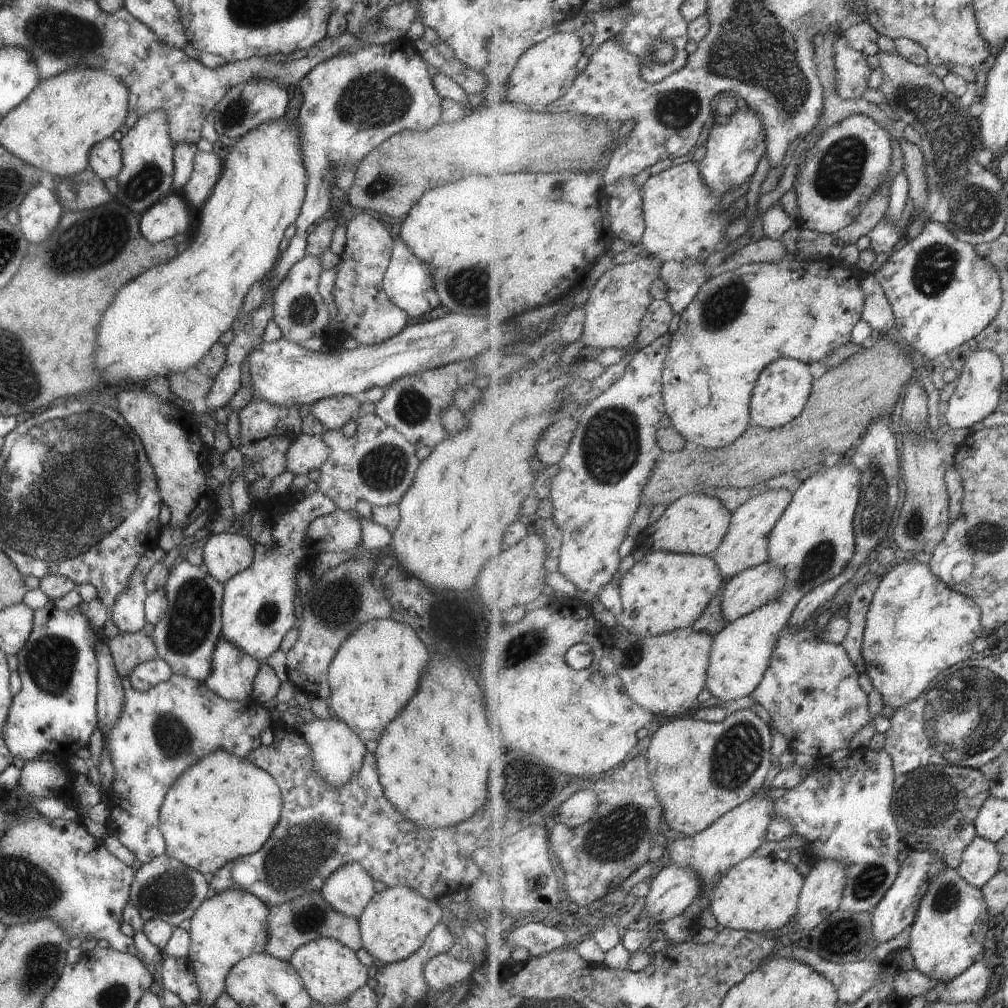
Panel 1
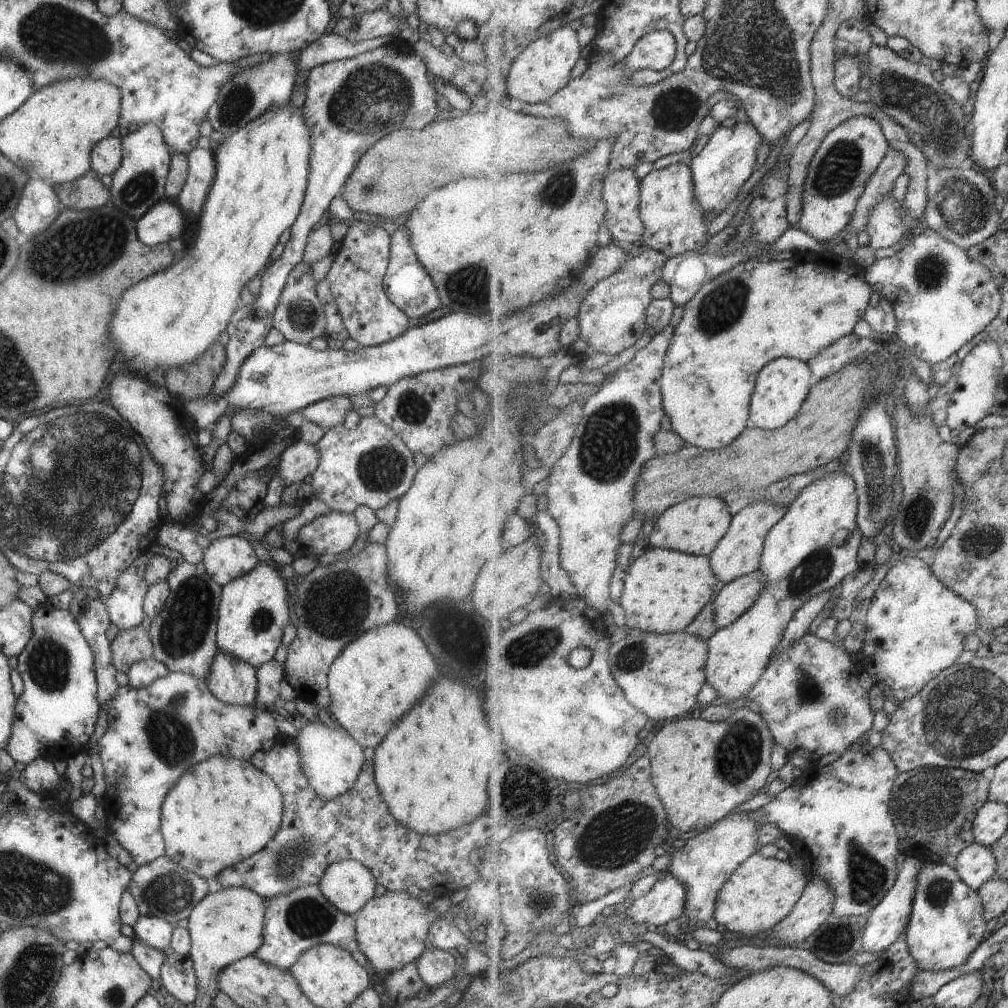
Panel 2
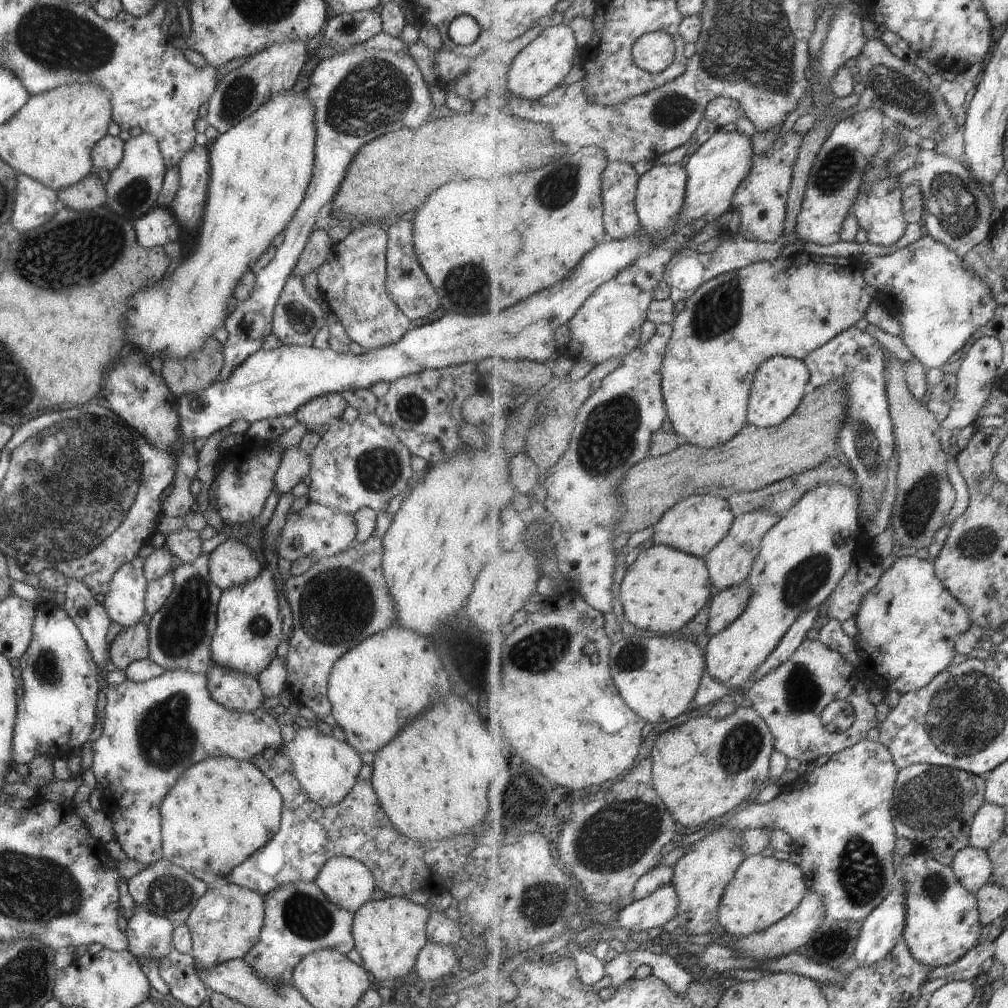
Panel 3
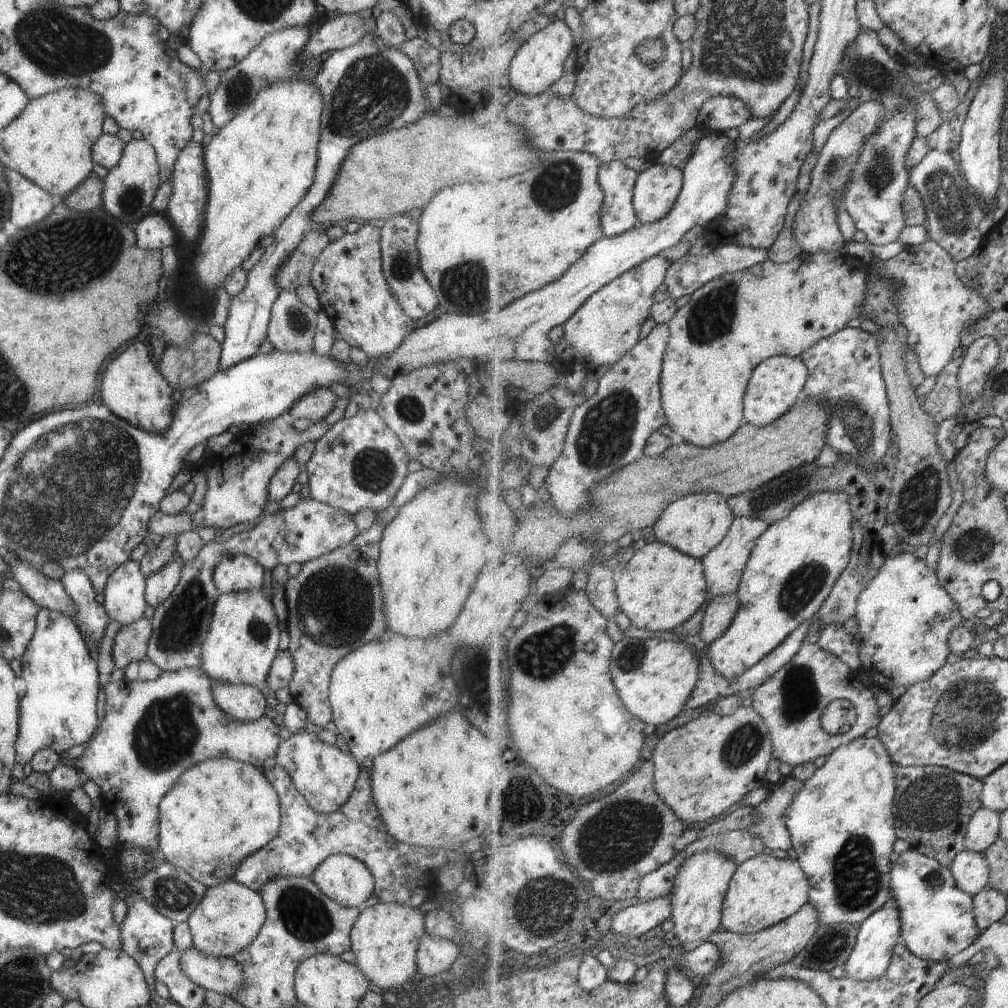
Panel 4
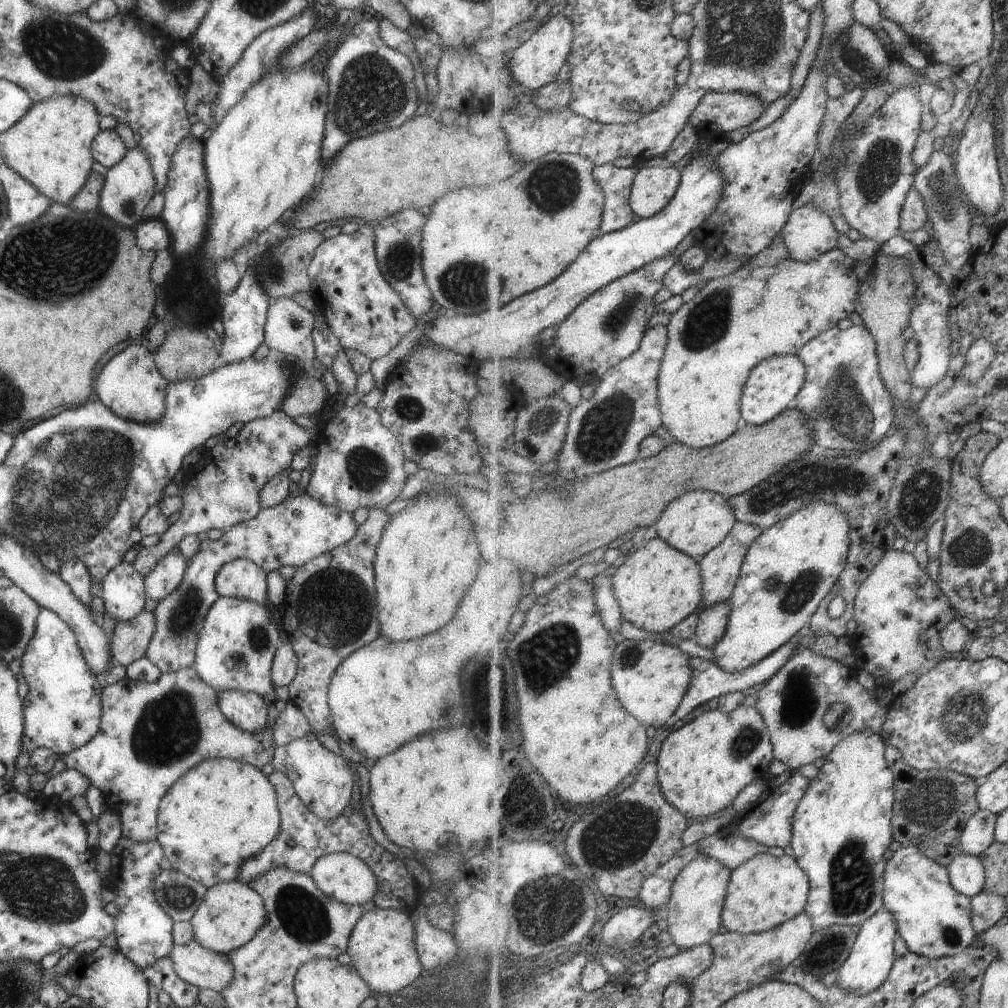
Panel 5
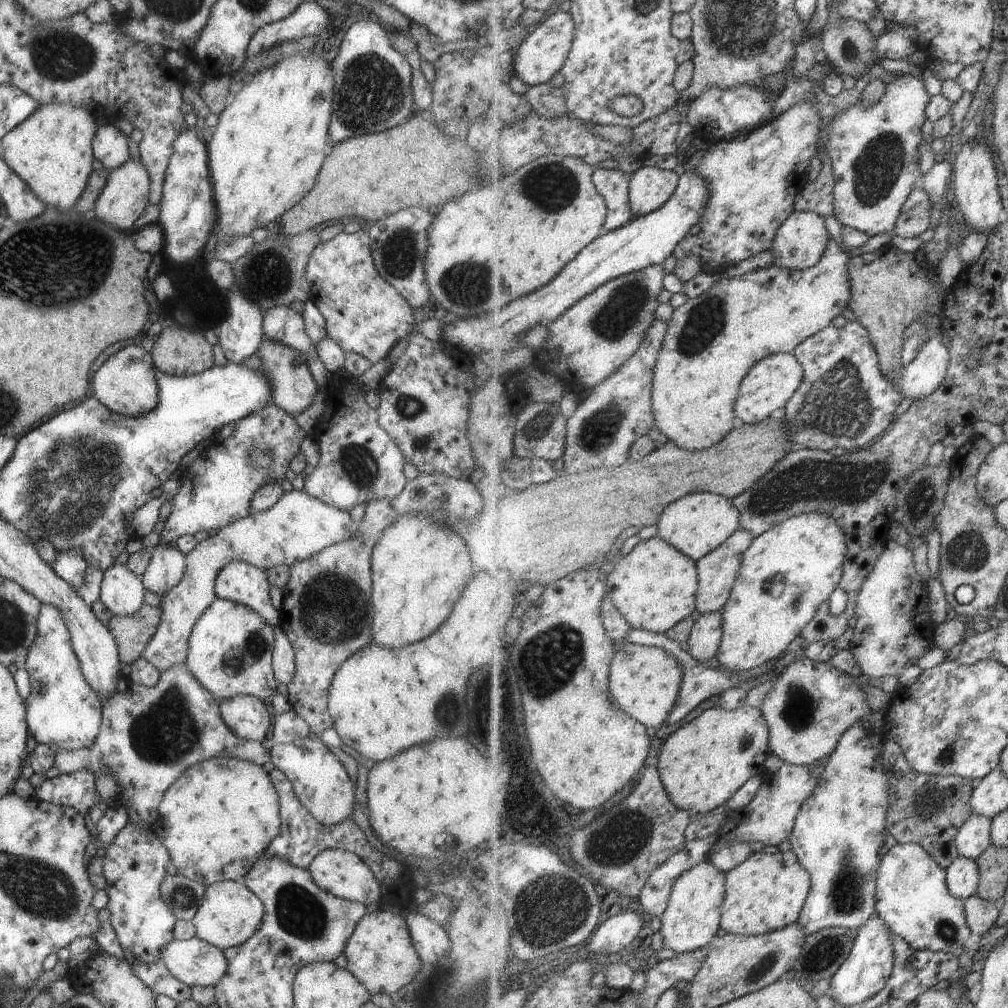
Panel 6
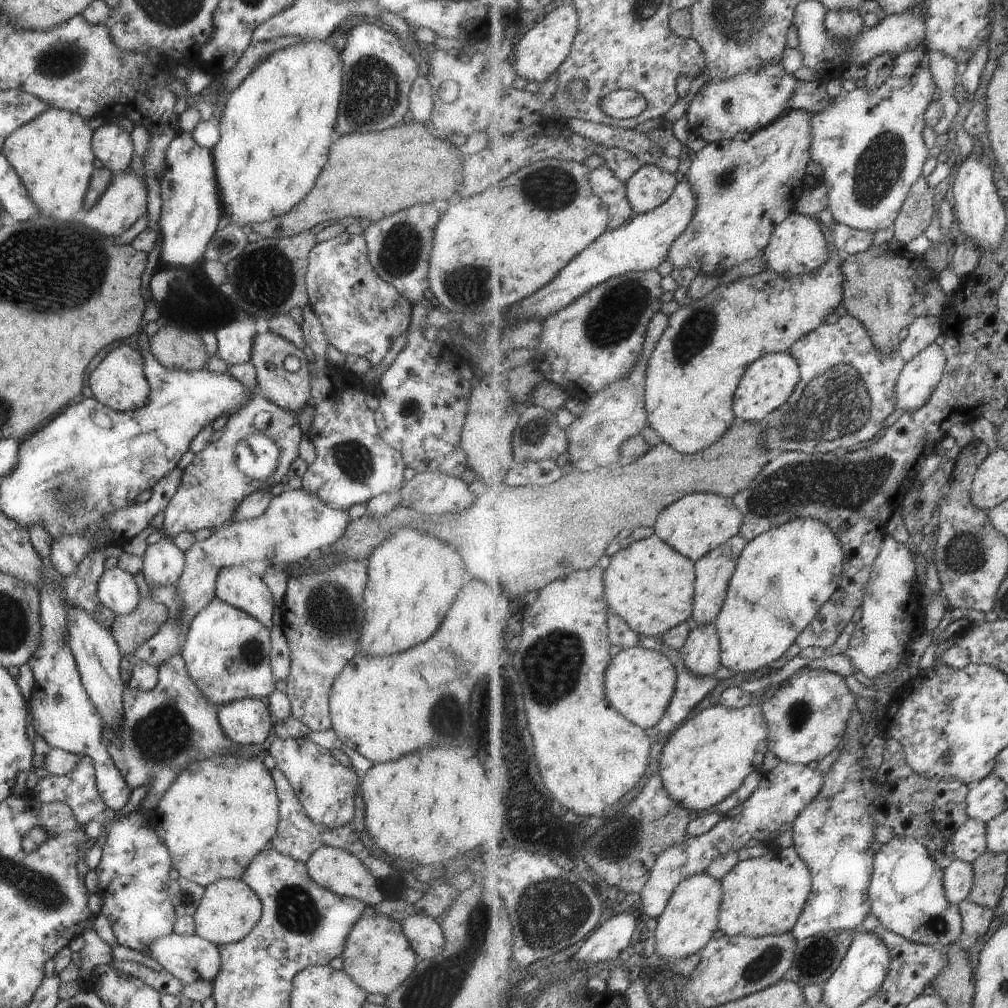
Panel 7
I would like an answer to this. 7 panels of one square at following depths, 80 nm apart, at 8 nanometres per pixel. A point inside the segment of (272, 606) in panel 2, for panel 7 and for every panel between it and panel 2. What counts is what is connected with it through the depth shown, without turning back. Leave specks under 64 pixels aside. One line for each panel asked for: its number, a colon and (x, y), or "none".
3: (247, 630)
4: (241, 643)
5: (235, 645)
6: (230, 646)
7: (226, 652)

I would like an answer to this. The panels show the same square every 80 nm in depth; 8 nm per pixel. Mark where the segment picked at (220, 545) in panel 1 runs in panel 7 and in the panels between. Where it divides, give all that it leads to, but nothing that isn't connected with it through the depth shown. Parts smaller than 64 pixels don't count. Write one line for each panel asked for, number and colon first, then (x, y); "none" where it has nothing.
2: (225, 558)
3: (232, 562)
4: (231, 573)
5: (240, 578)
6: (240, 582)
7: (237, 586)

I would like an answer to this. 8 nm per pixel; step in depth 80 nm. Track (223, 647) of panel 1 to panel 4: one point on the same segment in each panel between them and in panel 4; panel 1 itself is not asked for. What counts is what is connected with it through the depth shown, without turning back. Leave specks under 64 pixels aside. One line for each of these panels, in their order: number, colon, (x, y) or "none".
2: (231, 681)
3: (240, 692)
4: (242, 702)

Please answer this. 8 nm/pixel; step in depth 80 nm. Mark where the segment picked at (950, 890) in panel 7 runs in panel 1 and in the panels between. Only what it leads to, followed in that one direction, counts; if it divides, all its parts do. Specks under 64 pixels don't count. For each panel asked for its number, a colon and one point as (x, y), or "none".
1: (981, 861)
2: (977, 864)
3: (973, 867)
4: (971, 869)
5: (968, 873)
6: (964, 877)

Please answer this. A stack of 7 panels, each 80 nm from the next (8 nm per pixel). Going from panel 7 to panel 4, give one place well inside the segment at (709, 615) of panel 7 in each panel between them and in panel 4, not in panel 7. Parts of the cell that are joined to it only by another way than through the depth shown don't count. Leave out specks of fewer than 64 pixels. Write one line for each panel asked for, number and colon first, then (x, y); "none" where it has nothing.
4: (725, 565)
5: (722, 567)
6: (719, 570)

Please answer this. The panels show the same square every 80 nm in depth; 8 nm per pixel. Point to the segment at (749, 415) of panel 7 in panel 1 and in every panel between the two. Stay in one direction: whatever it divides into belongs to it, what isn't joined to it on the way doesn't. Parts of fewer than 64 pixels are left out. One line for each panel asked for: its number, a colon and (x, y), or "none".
1: (782, 392)
2: (783, 386)
3: (778, 390)
4: (776, 385)
5: (774, 385)
6: (769, 386)

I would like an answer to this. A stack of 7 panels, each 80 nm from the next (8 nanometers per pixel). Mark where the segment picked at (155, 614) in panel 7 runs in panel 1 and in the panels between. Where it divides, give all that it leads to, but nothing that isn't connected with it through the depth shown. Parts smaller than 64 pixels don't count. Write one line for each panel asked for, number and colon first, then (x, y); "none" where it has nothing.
1: (128, 650)
2: (128, 646)
3: (131, 643)
4: (129, 644)
5: (130, 638)
6: (131, 633)

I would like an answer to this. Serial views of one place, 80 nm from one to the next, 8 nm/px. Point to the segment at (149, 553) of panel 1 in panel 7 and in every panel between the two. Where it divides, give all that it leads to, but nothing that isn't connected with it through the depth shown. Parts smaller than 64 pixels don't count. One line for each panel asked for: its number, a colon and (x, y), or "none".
2: (124, 604)
3: (124, 602)
4: (122, 597)
5: (122, 591)
6: (121, 591)
7: (116, 589)

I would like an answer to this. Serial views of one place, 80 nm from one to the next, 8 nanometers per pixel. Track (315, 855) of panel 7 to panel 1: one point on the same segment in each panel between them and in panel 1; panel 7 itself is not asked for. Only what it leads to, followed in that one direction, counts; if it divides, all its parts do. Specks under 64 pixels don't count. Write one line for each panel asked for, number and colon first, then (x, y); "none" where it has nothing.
1: (348, 888)
2: (347, 884)
3: (347, 883)
4: (345, 880)
5: (342, 877)
6: (343, 874)

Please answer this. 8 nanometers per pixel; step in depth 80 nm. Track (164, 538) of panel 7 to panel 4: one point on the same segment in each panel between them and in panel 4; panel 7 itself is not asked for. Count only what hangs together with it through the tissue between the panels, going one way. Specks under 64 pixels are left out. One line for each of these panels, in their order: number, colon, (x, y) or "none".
4: (158, 586)
5: (167, 573)
6: (165, 567)

